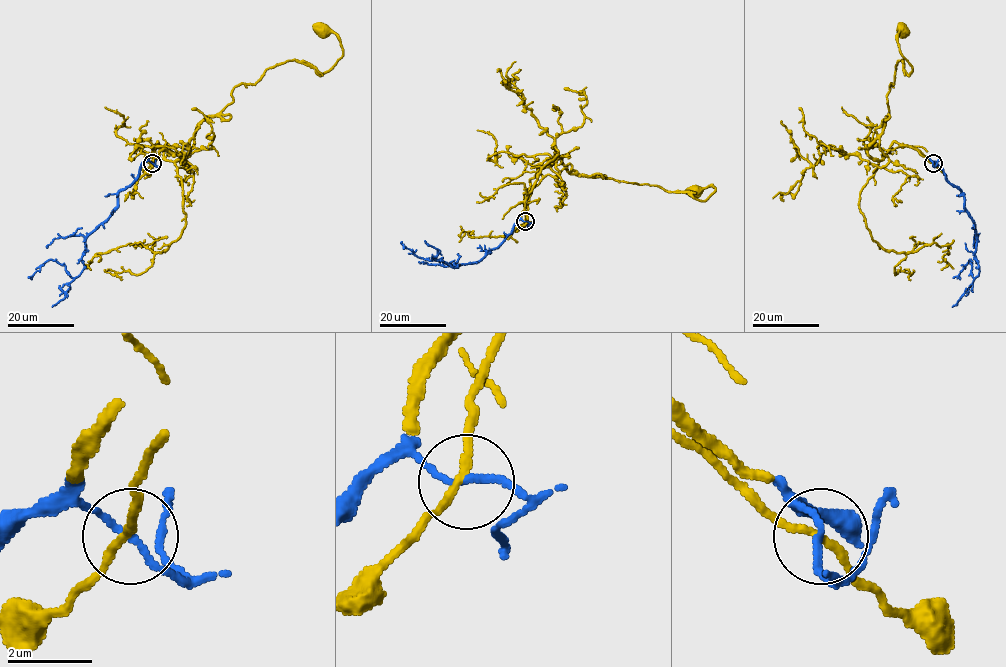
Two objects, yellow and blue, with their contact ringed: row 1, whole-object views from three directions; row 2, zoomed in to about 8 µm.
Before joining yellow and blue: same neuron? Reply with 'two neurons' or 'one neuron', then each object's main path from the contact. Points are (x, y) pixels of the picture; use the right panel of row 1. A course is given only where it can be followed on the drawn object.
one neuron; course yellow (933, 163), (879, 149), (896, 65), (913, 67), (902, 29); course blue (933, 163), (962, 192), (977, 239), (977, 276), (973, 278), (970, 259), (953, 278)

